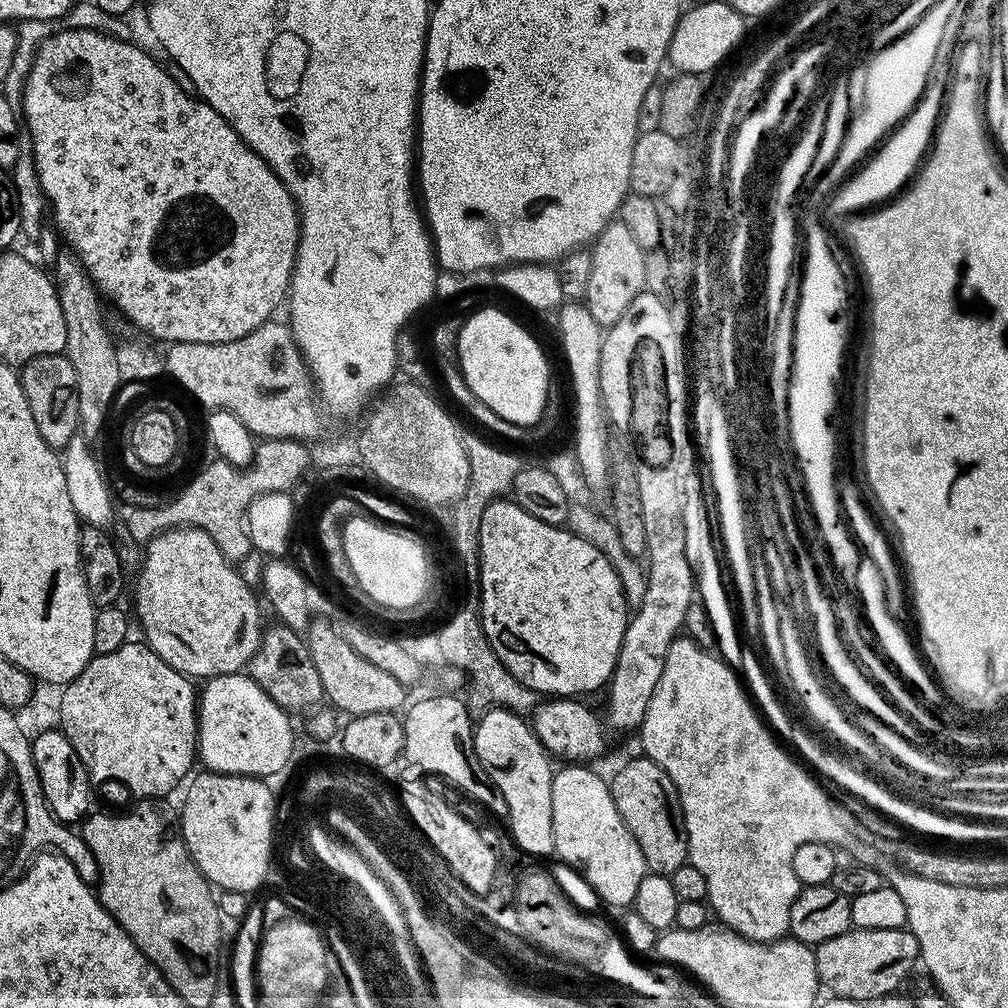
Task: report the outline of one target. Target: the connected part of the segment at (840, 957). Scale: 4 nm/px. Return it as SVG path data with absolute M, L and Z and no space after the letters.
M907 927L890 930L852 928L815 945L814 951L821 985L827 991L829 988L832 996L845 996L861 1002L871 1002L895 993L920 959L918 938L914 938Z

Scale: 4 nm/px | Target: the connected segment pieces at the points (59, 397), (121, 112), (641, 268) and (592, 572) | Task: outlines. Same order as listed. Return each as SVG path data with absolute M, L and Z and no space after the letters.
M46 354L27 360L19 369L18 375L22 390L26 394L26 402L30 402L30 414L34 414L38 434L46 438L51 448L64 449L80 427L79 394L76 389L78 378L75 376L73 366L64 354L58 356Z
M65 27L64 32L53 31L52 34L41 42L33 58L33 64L30 66L29 76L25 79L24 96L22 105L22 120L26 125L26 136L30 141L33 152L33 160L36 163L36 174L40 189L44 194L47 207L50 209L50 220L56 231L59 233L59 239L69 244L67 247L81 259L82 266L88 272L89 278L99 291L99 295L105 301L112 300L112 304L137 328L140 332L145 332L148 336L153 336L156 340L168 340L169 345L185 344L186 342L202 342L203 344L217 344L218 342L234 342L262 326L267 320L273 319L277 315L276 307L285 303L288 289L292 283L292 271L296 261L296 251L300 241L300 212L296 209L294 198L290 190L270 170L270 166L260 157L254 149L249 146L243 138L240 137L232 127L214 110L205 100L197 98L195 95L187 96L180 89L180 84L155 60L152 56L147 56L140 48L135 48L134 43L127 40L120 40L116 36L109 36L106 33L96 32L94 29L78 29Z
M613 222L607 224L596 237L591 254L594 263L590 273L590 287L586 290L584 300L590 314L594 314L594 322L607 330L614 322L618 322L618 318L622 318L622 314L626 314L630 302L634 302L634 298L645 291L649 283L648 264L644 261L646 252L638 246L638 242L634 242L634 237L624 224Z
M499 498L488 505L482 516L481 538L480 538L480 589L478 591L480 604L480 624L484 628L484 637L490 642L494 654L506 666L506 670L518 682L522 682L526 687L537 694L543 694L548 698L576 698L579 692L596 692L605 687L612 679L612 671L616 669L616 663L620 657L620 651L624 645L624 635L628 629L630 619L630 607L627 598L624 596L622 582L607 554L590 542L576 537L574 533L568 531L564 526L555 528L546 522L538 522L522 506L512 498Z

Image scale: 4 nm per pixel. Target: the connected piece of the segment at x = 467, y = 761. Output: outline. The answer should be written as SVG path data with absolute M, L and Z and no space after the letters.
M456 694L428 696L425 700L416 700L407 705L408 713L403 713L404 750L403 759L417 764L424 772L432 776L441 776L449 780L456 788L461 788L468 796L473 796L480 804L485 804L490 811L501 818L507 817L507 802L494 784L490 774L483 769L475 754L474 720L470 709L463 699Z

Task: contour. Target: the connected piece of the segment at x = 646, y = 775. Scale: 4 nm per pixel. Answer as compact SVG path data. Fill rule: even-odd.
M625 759L622 764L610 776L614 806L618 806L618 814L622 822L626 822L626 830L630 830L634 842L638 842L638 850L642 850L645 869L657 876L671 877L678 866L688 863L688 835L678 790L674 782L670 782L670 774L652 760Z

